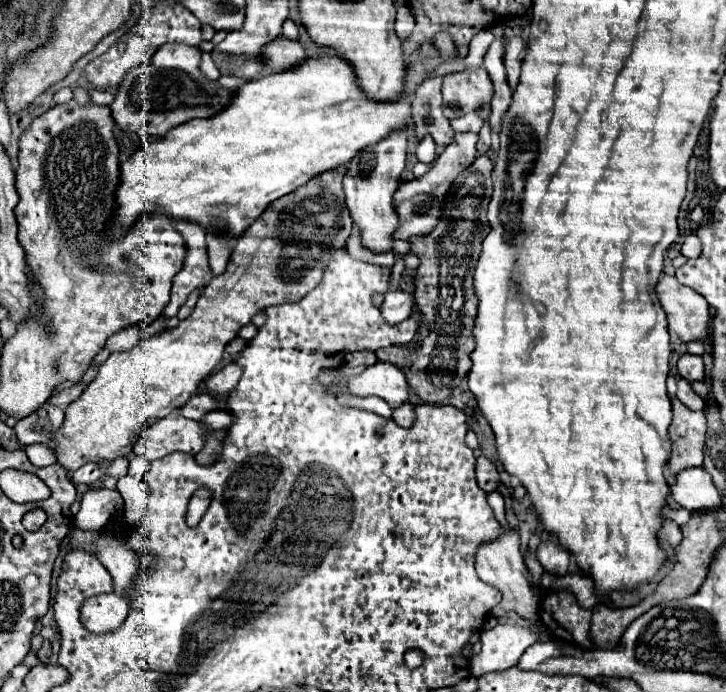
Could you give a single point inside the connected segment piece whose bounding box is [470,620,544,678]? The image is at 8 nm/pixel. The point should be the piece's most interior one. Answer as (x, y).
(502, 646)

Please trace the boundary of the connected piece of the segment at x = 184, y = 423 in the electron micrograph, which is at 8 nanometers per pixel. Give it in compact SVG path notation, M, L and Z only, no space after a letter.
M172 412L142 432L134 452L144 456L148 462L164 458L176 450L194 456L204 448L206 438L208 428L202 422L188 420L182 414Z

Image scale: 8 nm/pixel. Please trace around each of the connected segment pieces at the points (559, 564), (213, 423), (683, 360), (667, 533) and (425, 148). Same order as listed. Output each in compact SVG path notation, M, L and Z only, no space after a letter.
M542 542L538 546L536 558L544 566L544 570L554 578L562 578L568 570L568 562L570 562L568 552L562 546L558 546L556 542Z
M220 408L218 412L210 412L210 416L206 416L206 420L202 420L206 424L210 424L210 428L220 430L220 428L230 428L232 426L232 412Z
M686 352L678 360L678 372L686 380L702 380L704 378L704 362L700 356Z
M664 520L664 526L662 526L658 538L670 542L672 546L678 546L678 542L682 542L682 530L680 530L680 526L678 526L676 522L672 522L672 520Z
M424 136L424 138L416 138L416 158L420 162L430 164L436 158L436 144L432 136Z

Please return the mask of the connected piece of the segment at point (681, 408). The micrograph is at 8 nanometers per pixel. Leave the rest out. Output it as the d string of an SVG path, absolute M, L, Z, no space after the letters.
M674 398L672 410L674 410L674 418L670 424L672 456L668 462L668 472L670 476L676 476L682 470L702 466L706 418L704 412L688 410L678 398Z

